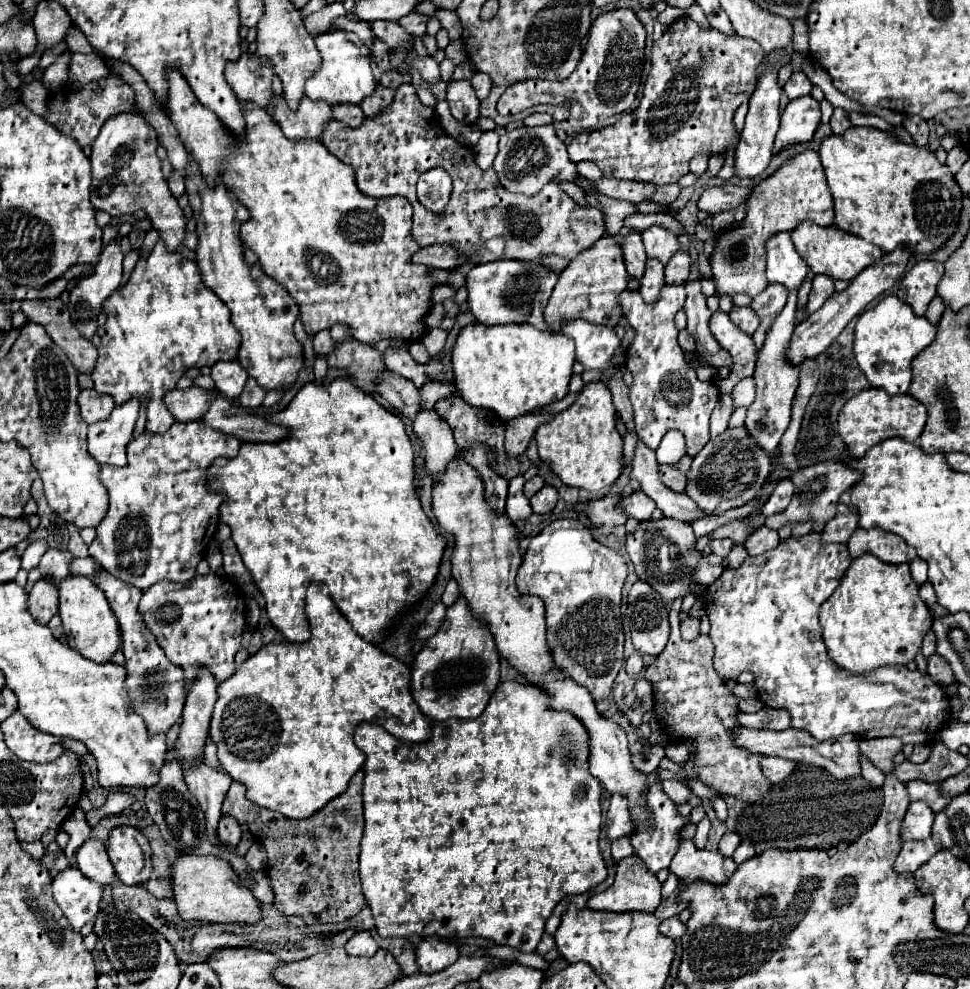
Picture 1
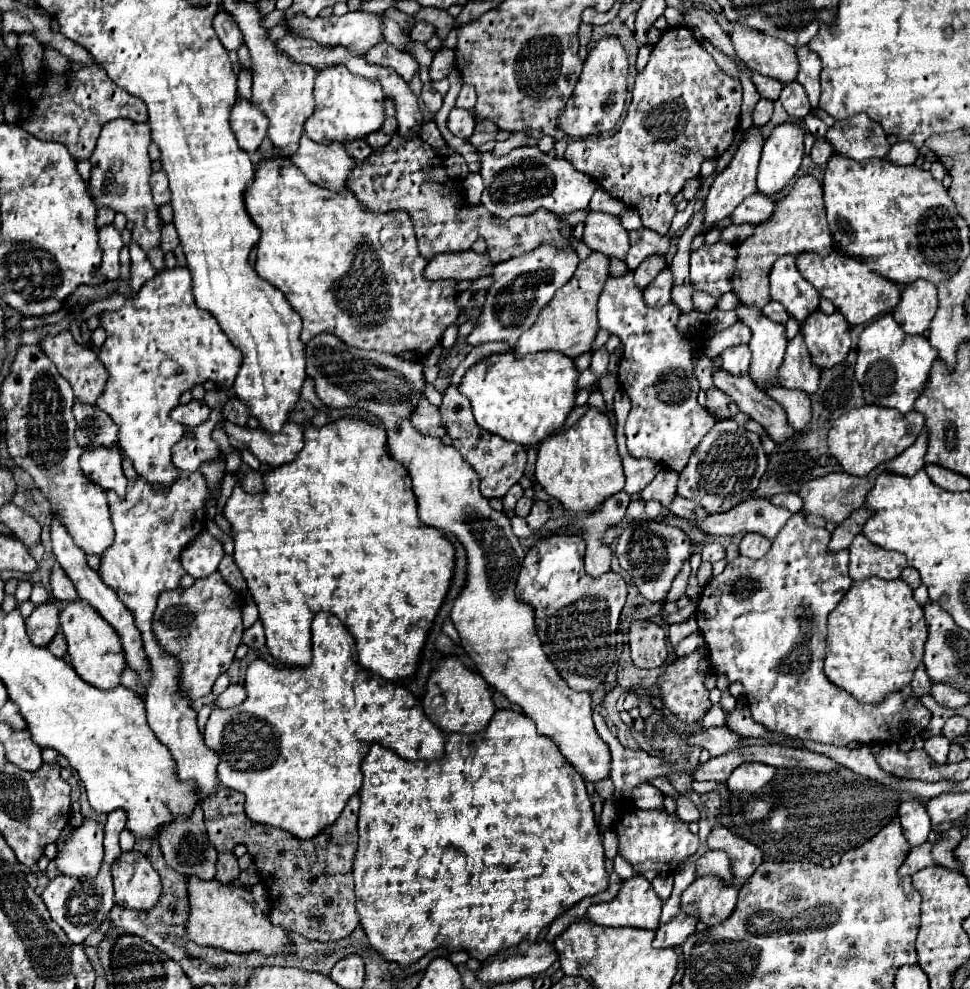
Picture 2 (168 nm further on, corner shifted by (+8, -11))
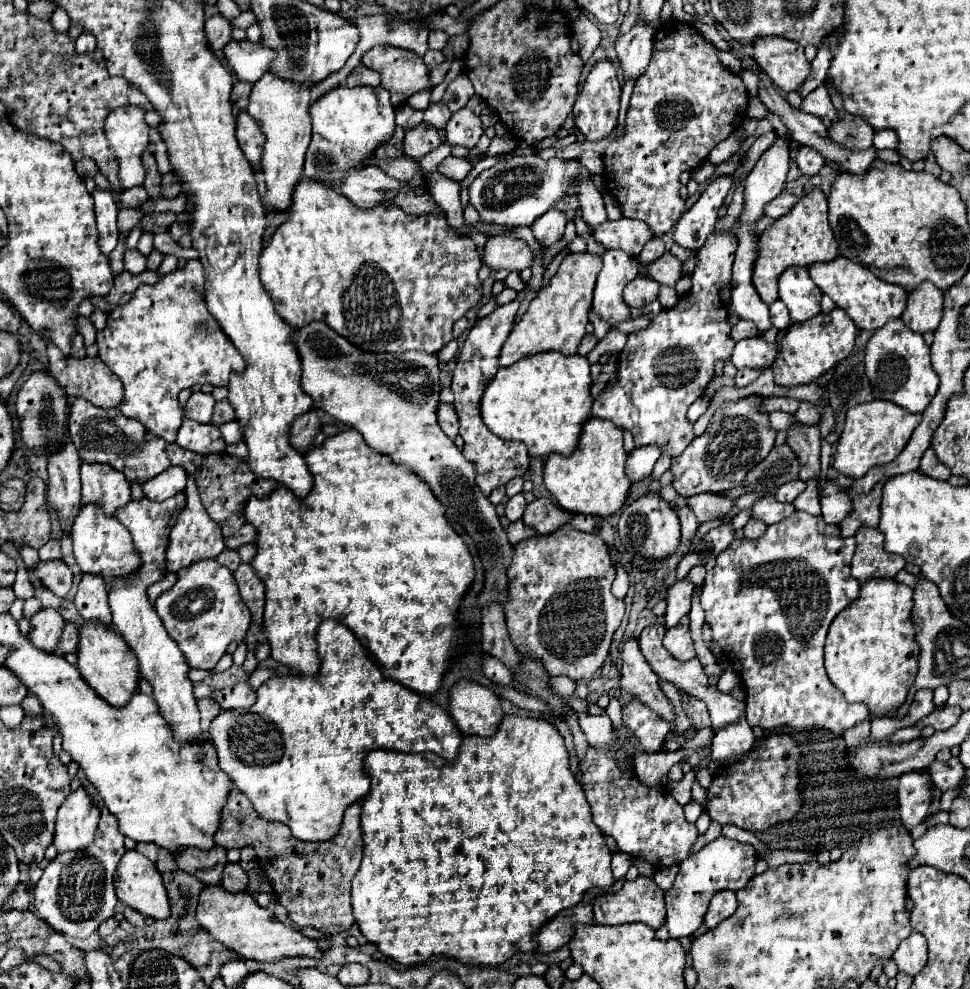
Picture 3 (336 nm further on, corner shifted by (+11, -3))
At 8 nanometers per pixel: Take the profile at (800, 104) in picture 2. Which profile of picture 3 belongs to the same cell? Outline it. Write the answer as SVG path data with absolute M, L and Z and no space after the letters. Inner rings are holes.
M822 42L820 48L818 48L816 58L812 60L812 72L810 72L810 78L808 78L808 82L804 82L804 86L798 90L800 96L810 94L812 90L816 90L818 86L824 84L824 78L826 78L828 68L830 68L830 60L832 60L830 42Z

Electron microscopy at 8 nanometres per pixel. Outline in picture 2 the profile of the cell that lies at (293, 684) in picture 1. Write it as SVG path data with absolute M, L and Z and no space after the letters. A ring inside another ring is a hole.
M329 612L315 614L313 624L311 624L311 634L313 634L313 660L311 660L309 666L277 668L277 666L271 666L265 660L255 660L253 664L249 664L247 674L245 674L245 684L243 684L245 692L247 692L245 702L241 702L235 708L229 708L229 710L213 706L213 712L211 712L209 720L207 720L205 734L203 734L207 748L211 748L219 756L217 774L219 774L221 784L231 788L231 790L237 790L237 792L241 792L245 796L245 814L247 814L247 818L251 818L253 822L259 822L259 824L277 826L277 828L293 834L299 840L307 840L307 838L315 836L319 830L323 830L323 826L329 826L331 822L335 822L339 818L341 810L345 808L349 796L359 792L361 780L363 780L363 774L361 774L359 766L361 766L361 760L365 758L371 742L379 742L381 746L391 748L393 752L397 752L405 760L437 760L437 758L443 756L443 732L423 714L423 708L421 708L419 700L413 694L409 694L403 686L393 684L393 682L385 682L379 676L371 676L369 672L365 672L359 666L355 666L355 642L351 638L351 634L347 632L347 628L343 626L343 622L339 622L339 618L335 618Z

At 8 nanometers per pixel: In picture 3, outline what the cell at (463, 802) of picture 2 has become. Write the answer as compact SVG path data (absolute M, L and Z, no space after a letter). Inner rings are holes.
M506 716L500 724L496 736L480 738L470 736L470 746L462 746L456 762L446 762L444 758L422 752L422 754L404 754L404 752L384 752L374 750L366 756L364 768L372 778L370 794L362 802L362 834L364 834L364 858L358 874L352 880L352 908L354 918L364 934L364 938L376 948L396 962L404 966L416 966L428 962L432 956L448 956L456 958L464 966L470 968L486 968L498 966L512 958L518 952L532 952L538 948L534 936L540 928L552 920L558 912L568 906L574 906L584 898L584 894L592 888L610 888L616 880L610 870L612 850L608 848L602 832L592 822L590 806L584 798L580 784L570 772L568 752L564 746L564 738L560 732L548 722L540 718L522 718L522 716Z

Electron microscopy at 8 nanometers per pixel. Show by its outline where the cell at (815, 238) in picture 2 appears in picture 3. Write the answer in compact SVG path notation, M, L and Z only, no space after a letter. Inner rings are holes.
M818 188L810 190L784 218L778 218L766 232L762 232L760 240L760 258L754 266L754 286L768 306L778 298L778 278L786 268L808 268L816 262L830 262L838 256L838 242L828 224L828 202Z

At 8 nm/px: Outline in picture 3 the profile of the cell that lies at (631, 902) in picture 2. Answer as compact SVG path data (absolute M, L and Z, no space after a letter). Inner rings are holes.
M638 876L632 882L624 882L624 886L622 886L620 892L608 894L608 896L600 896L596 900L594 920L596 920L596 924L608 924L608 926L626 924L626 922L642 922L642 924L648 924L654 930L658 930L664 924L664 920L666 920L664 892L650 878Z

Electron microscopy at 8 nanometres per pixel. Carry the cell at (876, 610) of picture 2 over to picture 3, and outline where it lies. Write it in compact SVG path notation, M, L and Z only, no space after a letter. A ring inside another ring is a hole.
M864 582L860 588L860 598L844 612L840 612L830 624L826 638L826 672L830 682L838 686L848 702L862 702L868 706L870 714L888 716L896 714L906 702L908 692L918 674L918 654L920 646L914 640L912 626L912 594L914 590L906 584L892 582Z

